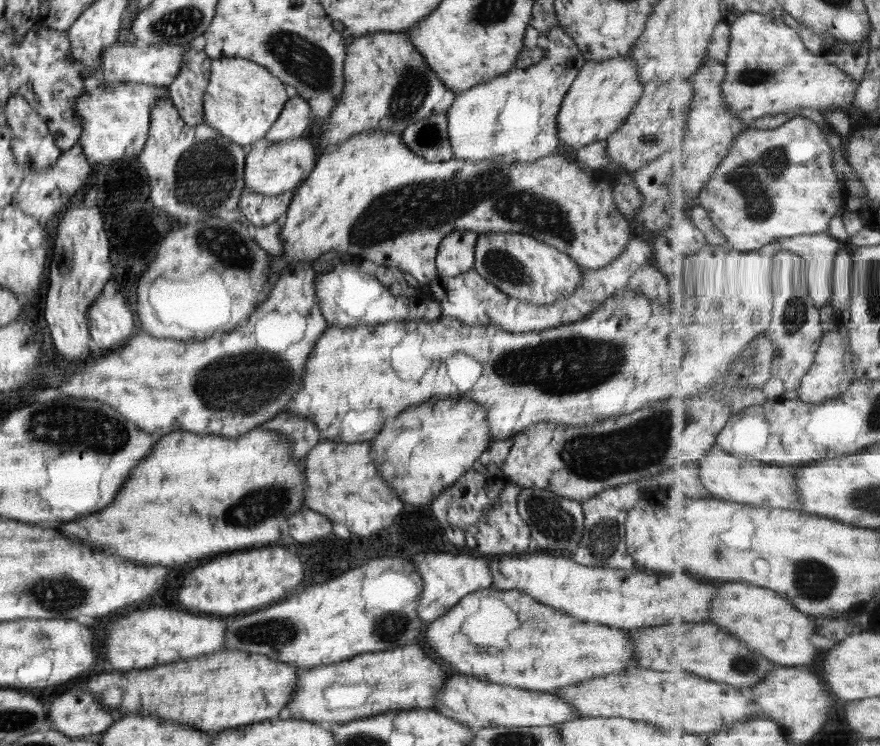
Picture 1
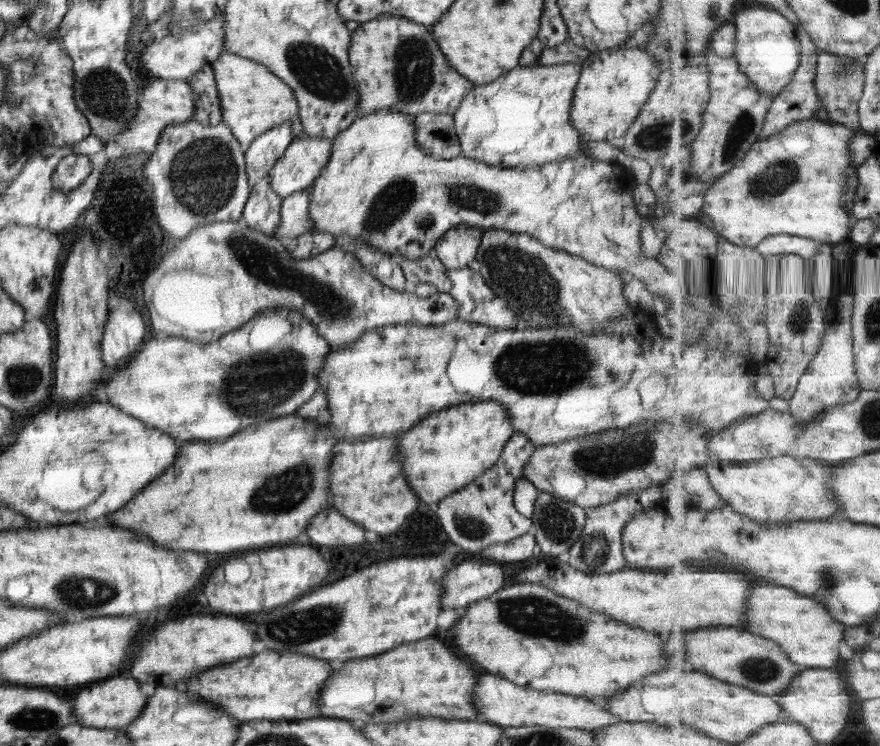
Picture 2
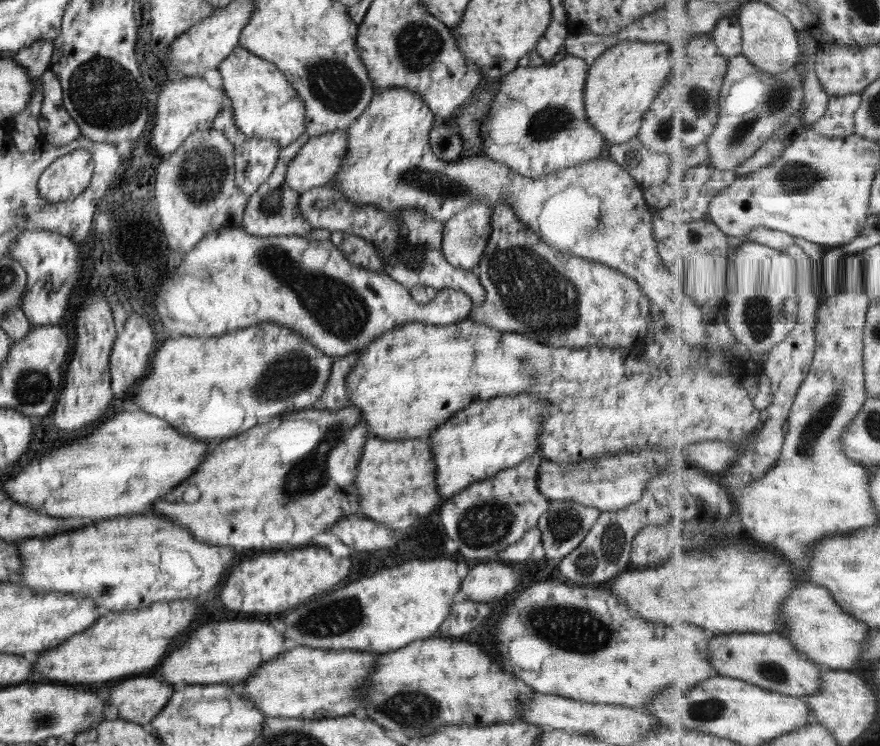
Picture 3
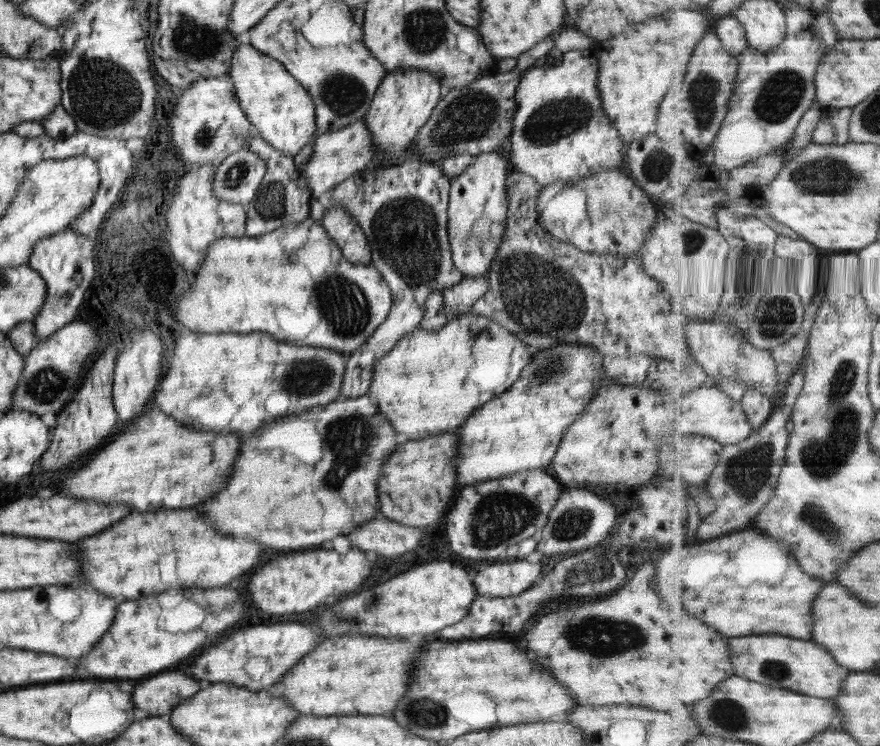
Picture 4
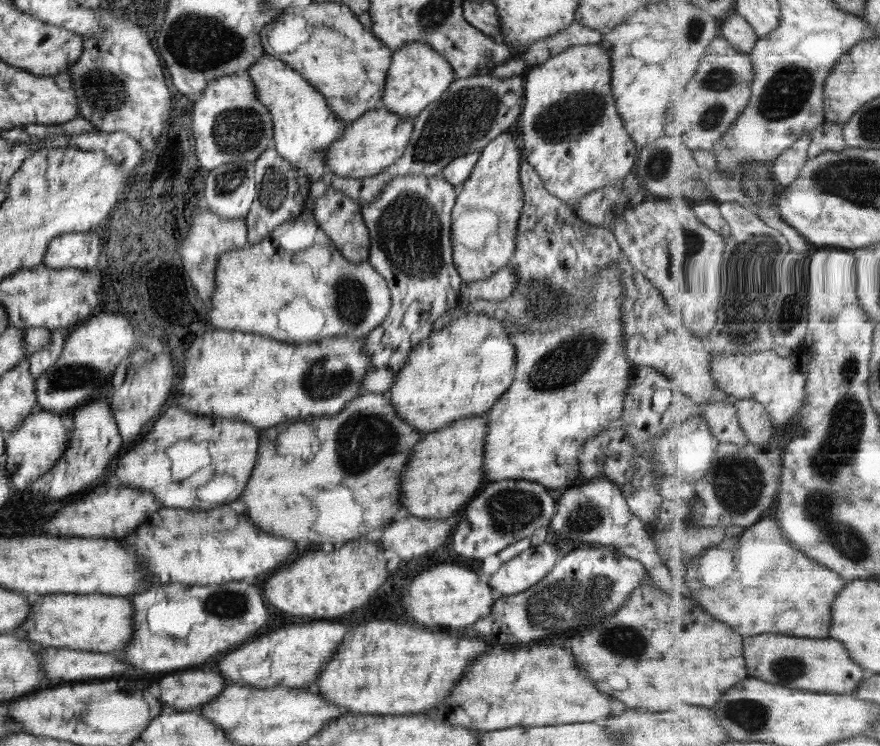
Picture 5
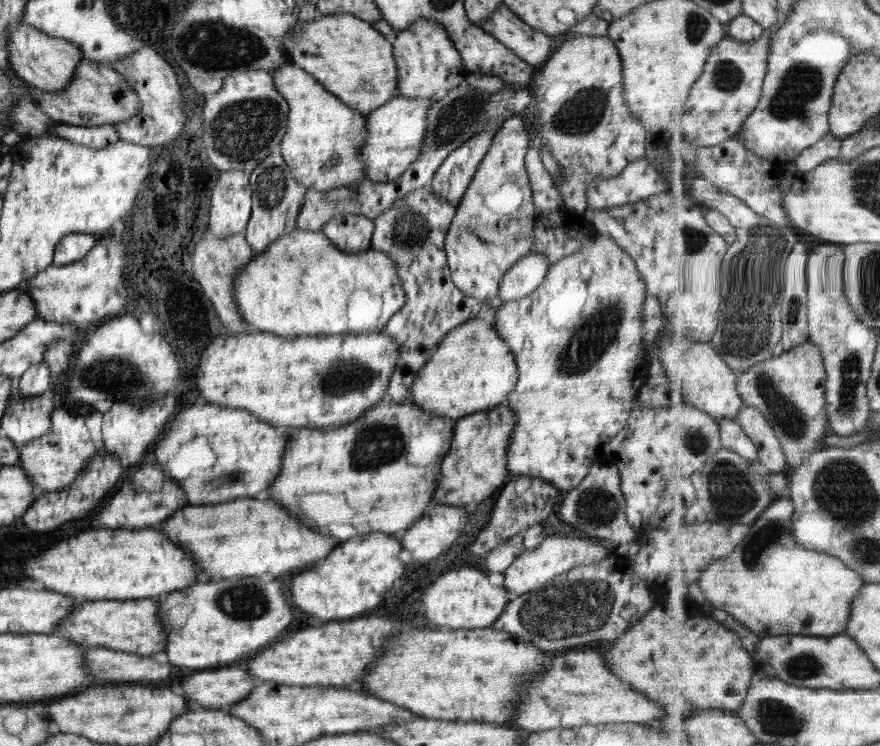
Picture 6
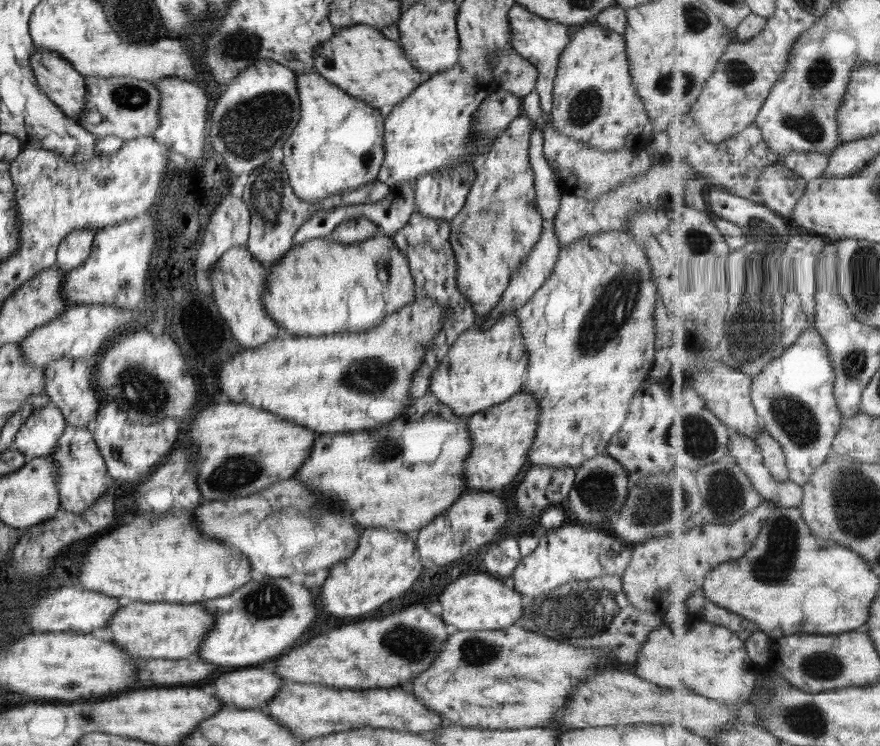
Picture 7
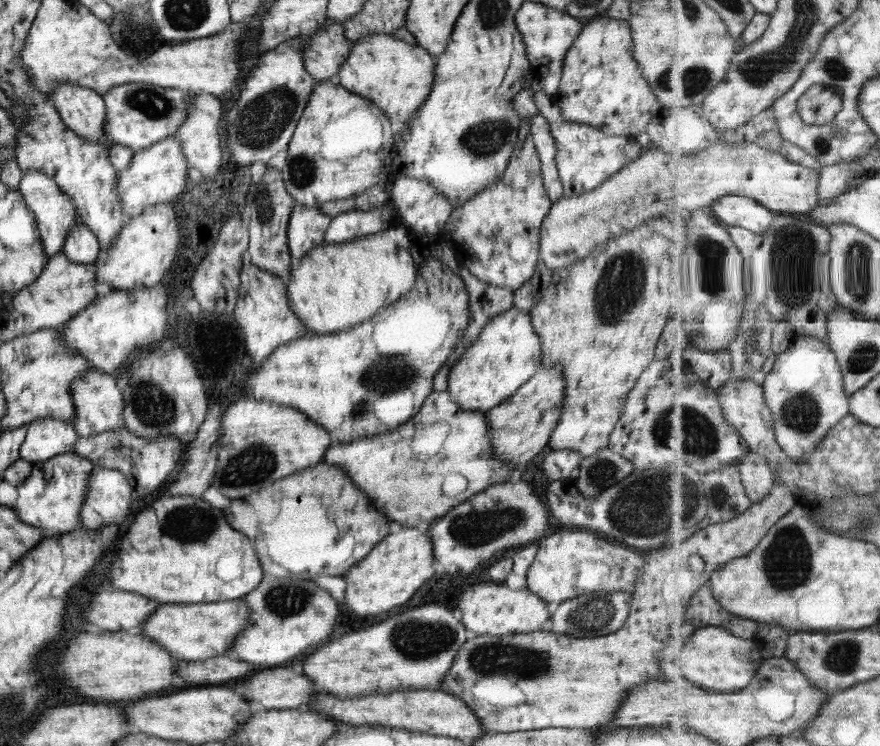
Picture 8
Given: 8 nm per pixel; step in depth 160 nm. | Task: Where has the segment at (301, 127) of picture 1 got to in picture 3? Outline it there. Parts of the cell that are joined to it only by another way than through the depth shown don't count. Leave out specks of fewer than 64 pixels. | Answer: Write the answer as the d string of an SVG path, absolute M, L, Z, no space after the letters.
M246 138L233 149L233 182L248 196L270 175L280 146L270 138Z

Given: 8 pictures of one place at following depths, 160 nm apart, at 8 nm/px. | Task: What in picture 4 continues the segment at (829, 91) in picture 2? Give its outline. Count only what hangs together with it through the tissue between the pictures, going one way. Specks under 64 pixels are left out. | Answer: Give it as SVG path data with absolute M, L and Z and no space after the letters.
M853 107L828 108L822 122L814 130L814 141L819 144L849 144L852 141L850 124Z

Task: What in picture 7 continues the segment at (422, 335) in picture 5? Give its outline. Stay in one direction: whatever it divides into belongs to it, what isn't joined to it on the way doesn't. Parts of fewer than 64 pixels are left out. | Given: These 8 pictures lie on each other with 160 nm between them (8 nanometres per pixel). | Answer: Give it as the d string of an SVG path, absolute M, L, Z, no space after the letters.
M413 208L408 221L394 232L389 238L408 260L408 268L414 284L414 298L433 300L435 306L445 310L445 317L441 321L441 331L435 339L426 346L421 367L413 373L409 394L411 399L419 398L428 393L428 384L431 373L437 369L437 364L449 350L457 336L466 329L473 328L473 320L477 315L473 312L469 300L457 290L456 262L449 239L449 225L447 220L434 218L432 215L423 216Z

